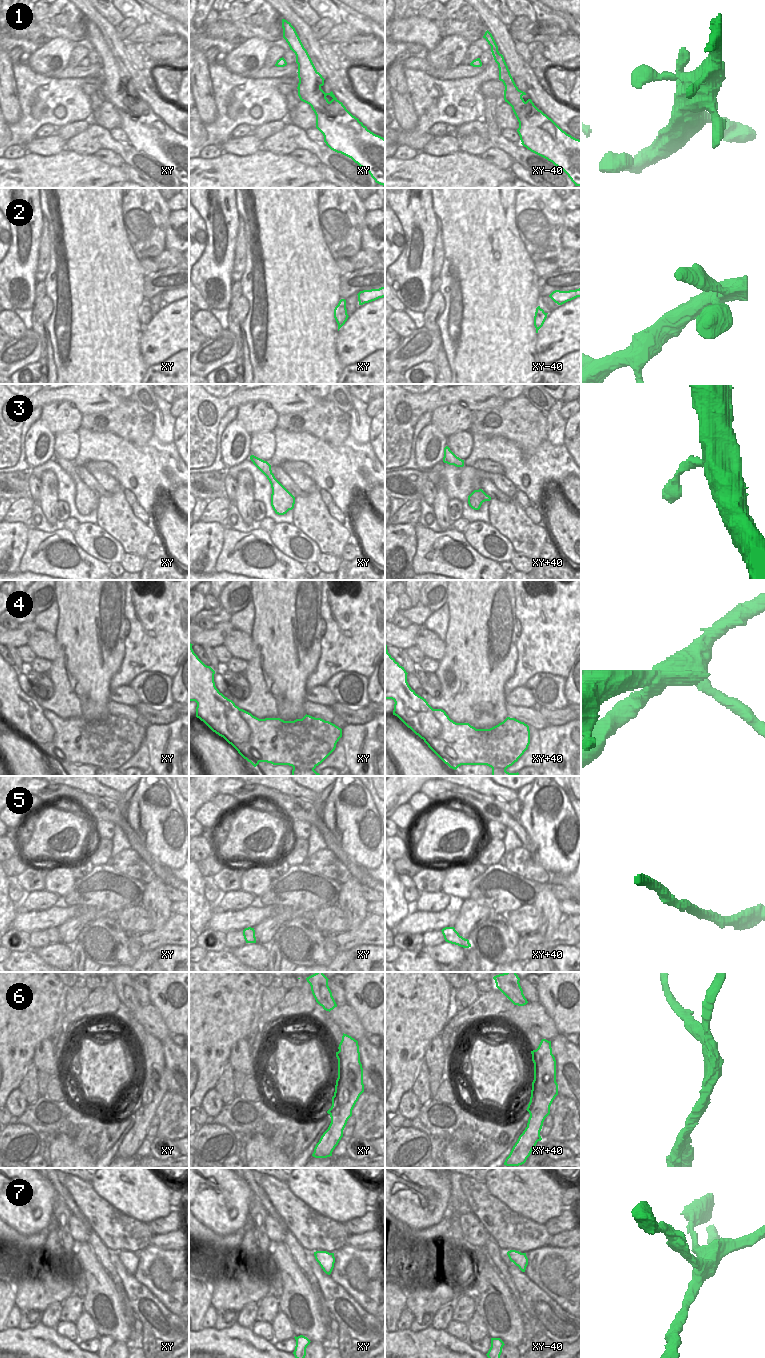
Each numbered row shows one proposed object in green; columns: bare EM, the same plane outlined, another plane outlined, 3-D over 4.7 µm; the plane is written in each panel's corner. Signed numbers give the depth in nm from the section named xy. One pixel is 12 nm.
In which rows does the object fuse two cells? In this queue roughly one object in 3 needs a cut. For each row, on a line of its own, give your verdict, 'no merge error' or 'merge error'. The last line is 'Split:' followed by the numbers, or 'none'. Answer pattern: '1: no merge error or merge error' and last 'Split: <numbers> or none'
1: no merge error
2: no merge error
3: no merge error
4: merge error
5: no merge error
6: merge error
7: no merge error
Split: 4, 6

